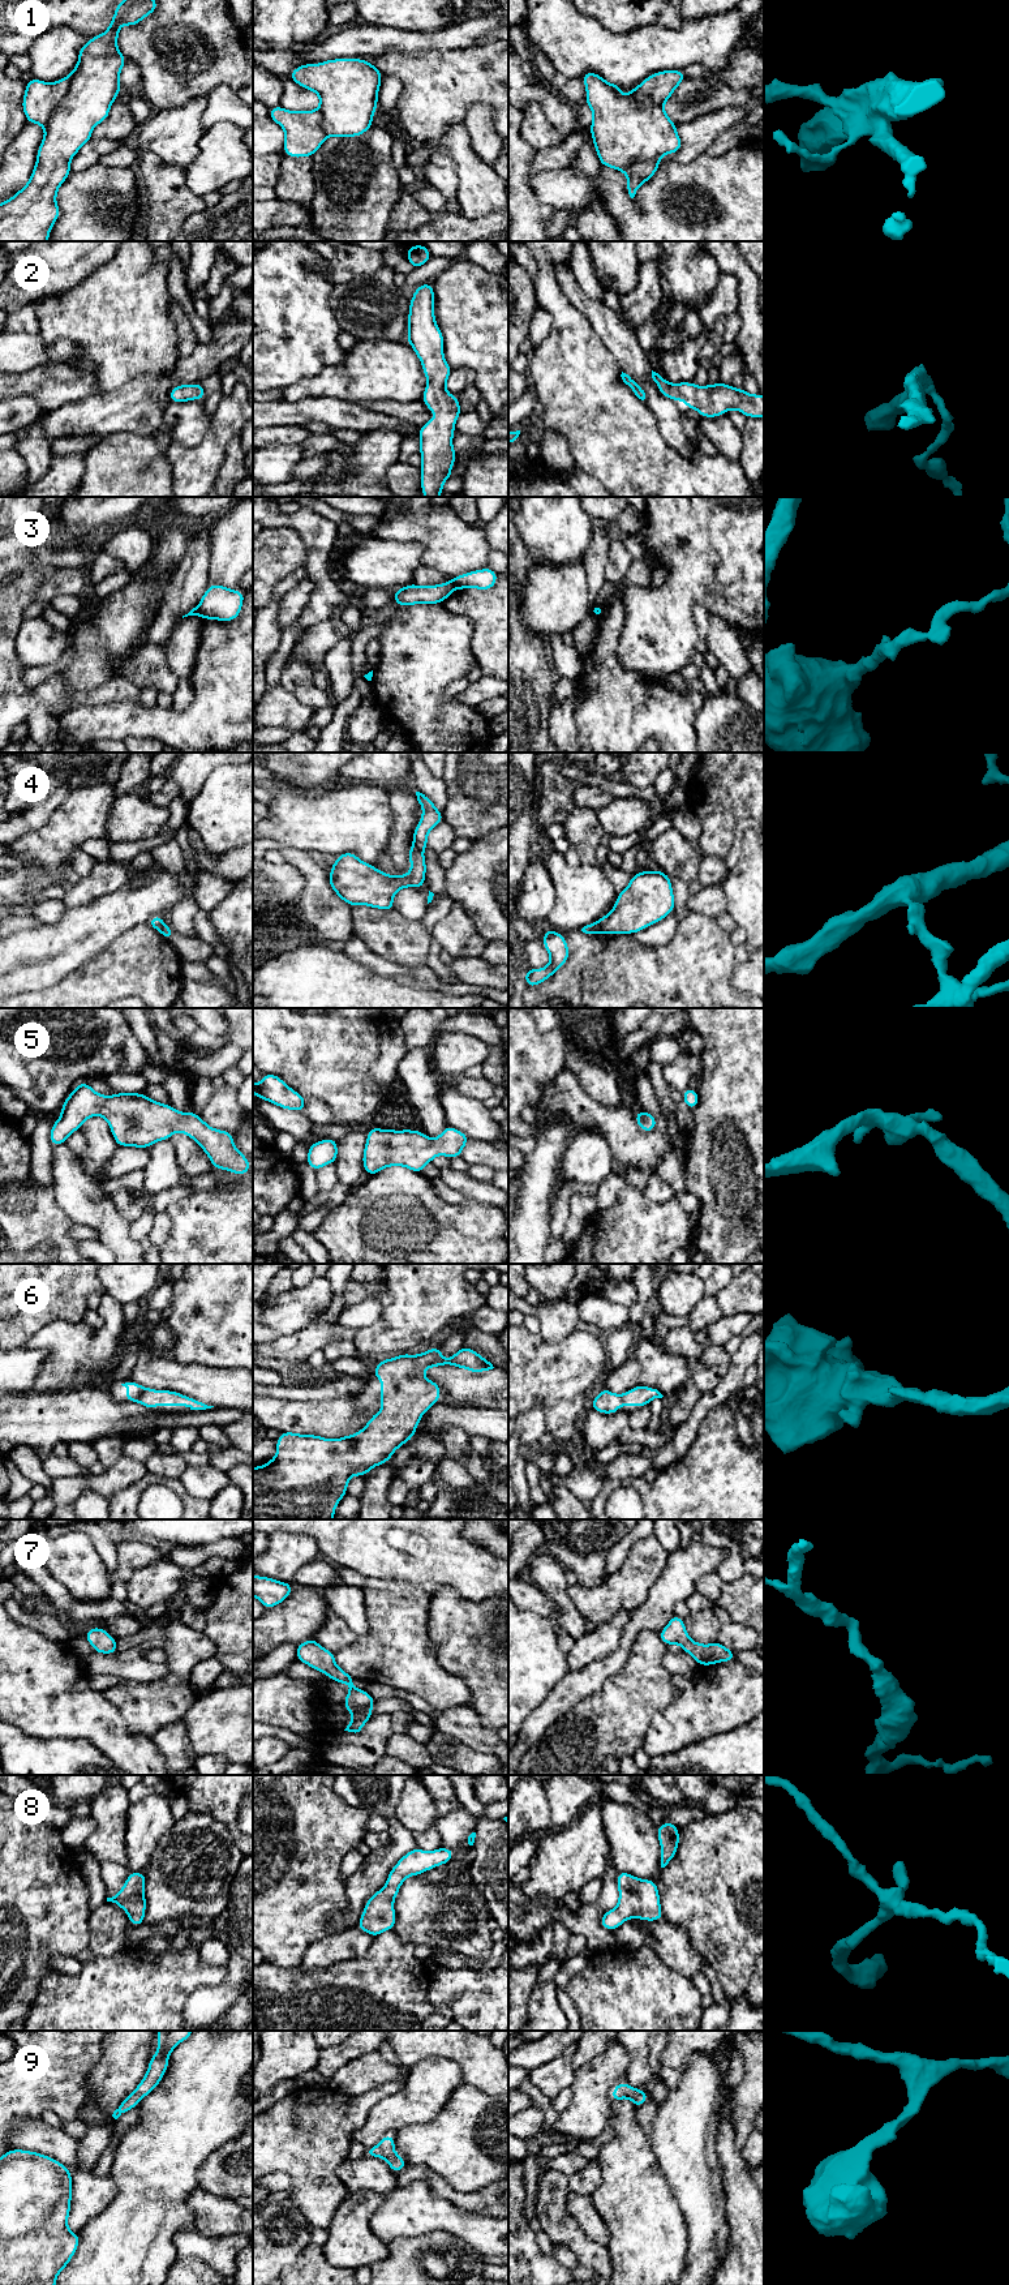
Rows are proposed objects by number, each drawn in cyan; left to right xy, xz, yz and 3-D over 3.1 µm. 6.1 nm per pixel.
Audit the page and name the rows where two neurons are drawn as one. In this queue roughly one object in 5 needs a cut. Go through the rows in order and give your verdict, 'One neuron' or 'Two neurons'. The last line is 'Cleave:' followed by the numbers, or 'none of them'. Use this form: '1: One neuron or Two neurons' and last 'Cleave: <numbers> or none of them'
1: Two neurons
2: One neuron
3: Two neurons
4: Two neurons
5: One neuron
6: One neuron
7: One neuron
8: One neuron
9: One neuron
Cleave: 1, 3, 4

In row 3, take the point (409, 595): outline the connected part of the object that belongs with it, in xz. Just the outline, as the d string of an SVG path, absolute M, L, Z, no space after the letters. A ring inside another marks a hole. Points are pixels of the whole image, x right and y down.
M451 579L446 583L434 586L416 586L411 583L403 588L396 590L392 601L400 606L416 604L441 604L455 590L456 587Z

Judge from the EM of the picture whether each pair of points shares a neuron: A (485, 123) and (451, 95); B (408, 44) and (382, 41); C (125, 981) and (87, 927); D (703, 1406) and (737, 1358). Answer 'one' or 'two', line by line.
A: two
B: one
C: two
D: one

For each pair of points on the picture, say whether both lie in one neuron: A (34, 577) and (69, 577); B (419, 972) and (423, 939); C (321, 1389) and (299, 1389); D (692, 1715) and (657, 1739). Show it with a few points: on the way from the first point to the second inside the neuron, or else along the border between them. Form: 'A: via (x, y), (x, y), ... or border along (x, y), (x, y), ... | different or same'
A: border along (54, 569), (46, 574), (46, 579), (34, 601) | different
B: border along (426, 964), (406, 967) | different
C: via (316, 1389), (304, 1389) | same
D: via (683, 1722), (666, 1735) | same

